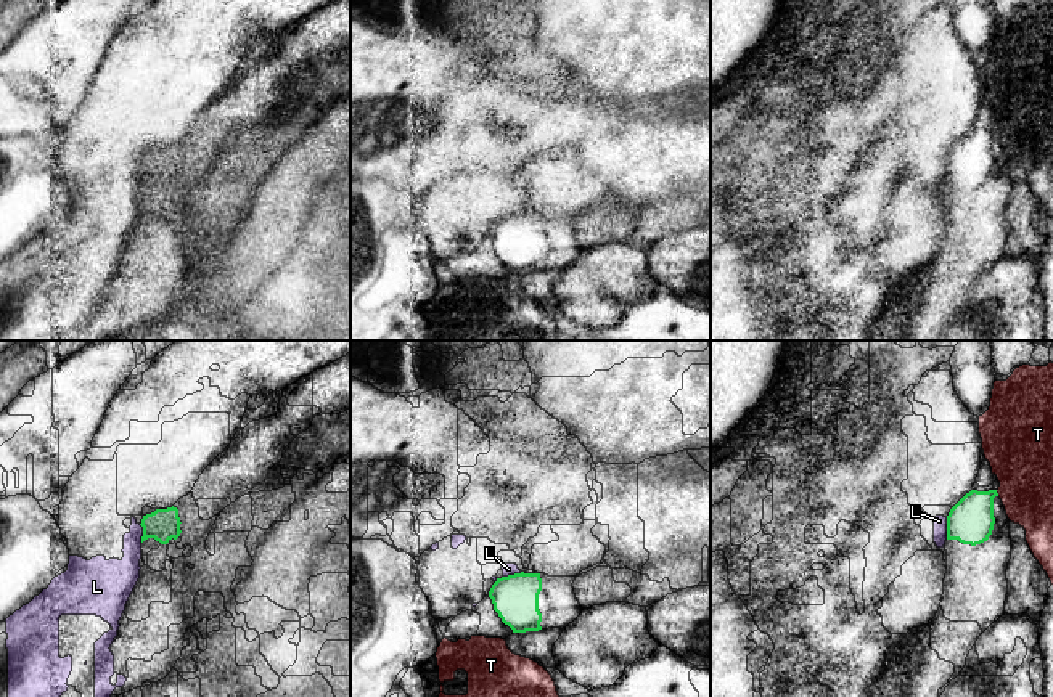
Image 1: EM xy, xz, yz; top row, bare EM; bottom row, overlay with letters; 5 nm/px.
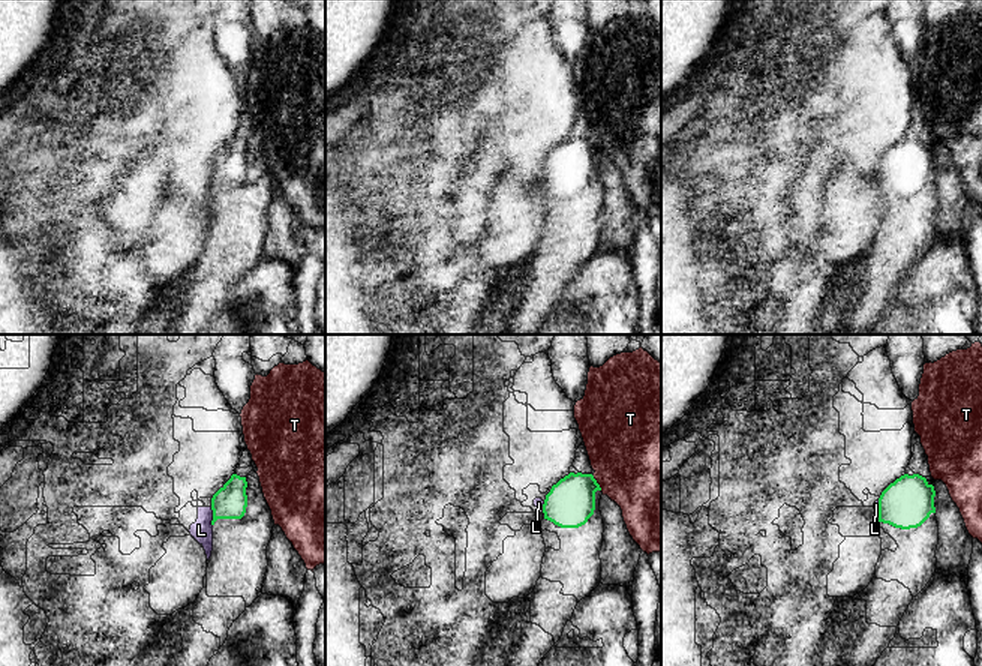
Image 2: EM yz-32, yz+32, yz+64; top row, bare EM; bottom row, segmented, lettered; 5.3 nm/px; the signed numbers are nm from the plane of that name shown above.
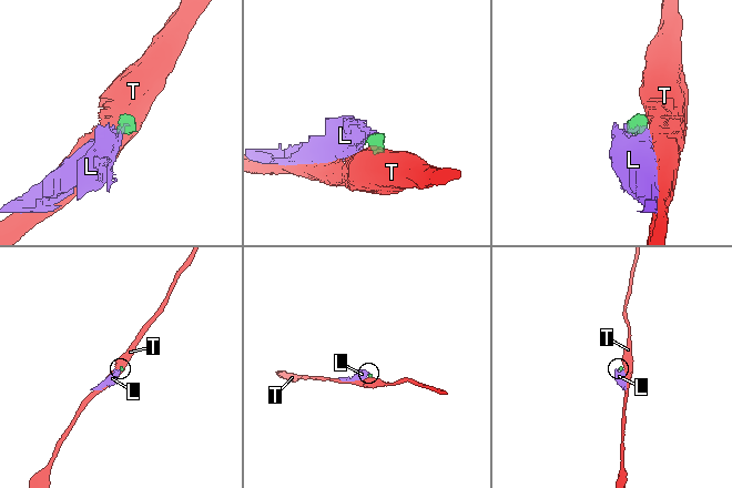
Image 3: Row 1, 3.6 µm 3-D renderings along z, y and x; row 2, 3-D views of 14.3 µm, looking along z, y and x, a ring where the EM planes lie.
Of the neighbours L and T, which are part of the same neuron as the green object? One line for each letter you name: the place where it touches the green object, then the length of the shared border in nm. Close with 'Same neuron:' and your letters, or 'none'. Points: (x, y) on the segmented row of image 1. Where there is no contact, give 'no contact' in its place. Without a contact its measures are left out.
Same neuron: none

